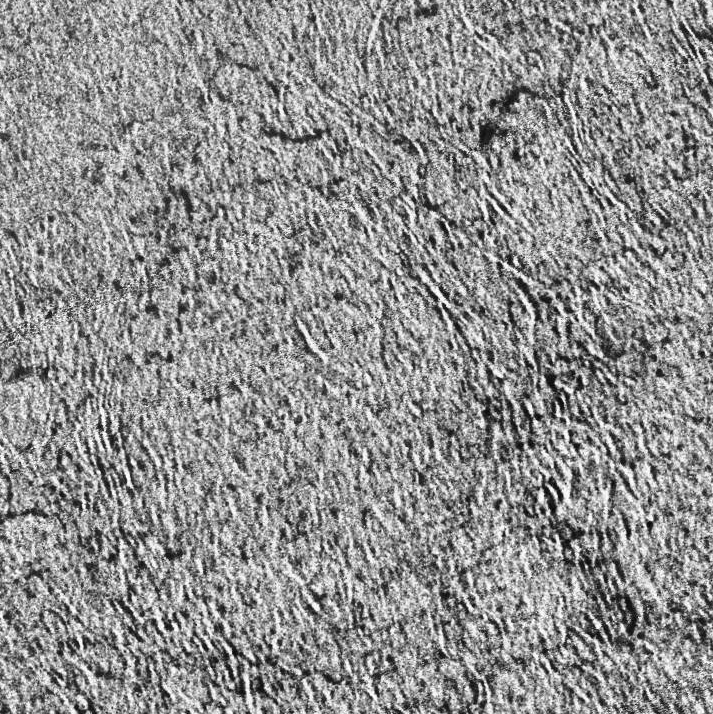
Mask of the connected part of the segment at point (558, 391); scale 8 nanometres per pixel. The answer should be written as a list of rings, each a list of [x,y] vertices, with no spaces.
[[[555,377],[551,391],[555,399],[563,401],[563,399],[569,399],[577,391],[577,387],[579,387],[579,381],[575,377]]]

